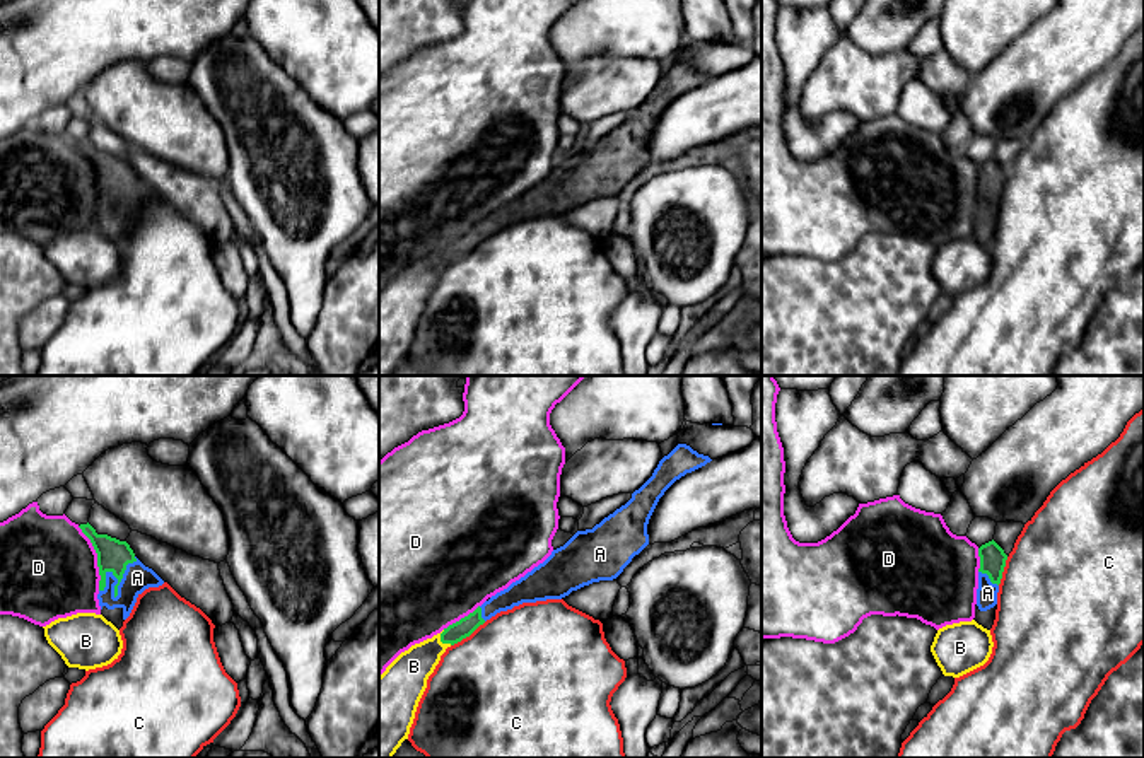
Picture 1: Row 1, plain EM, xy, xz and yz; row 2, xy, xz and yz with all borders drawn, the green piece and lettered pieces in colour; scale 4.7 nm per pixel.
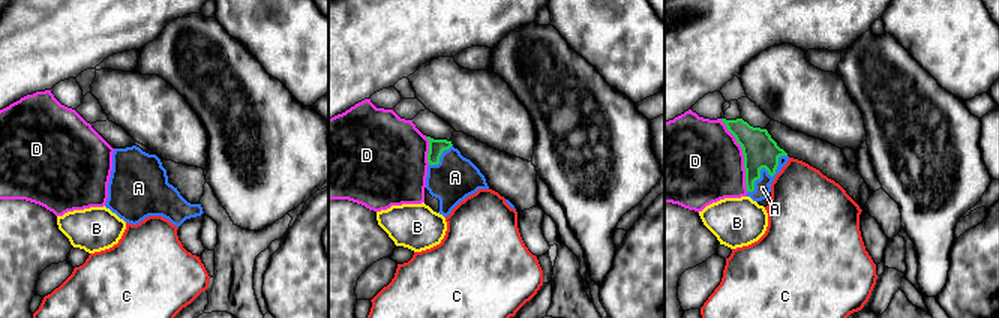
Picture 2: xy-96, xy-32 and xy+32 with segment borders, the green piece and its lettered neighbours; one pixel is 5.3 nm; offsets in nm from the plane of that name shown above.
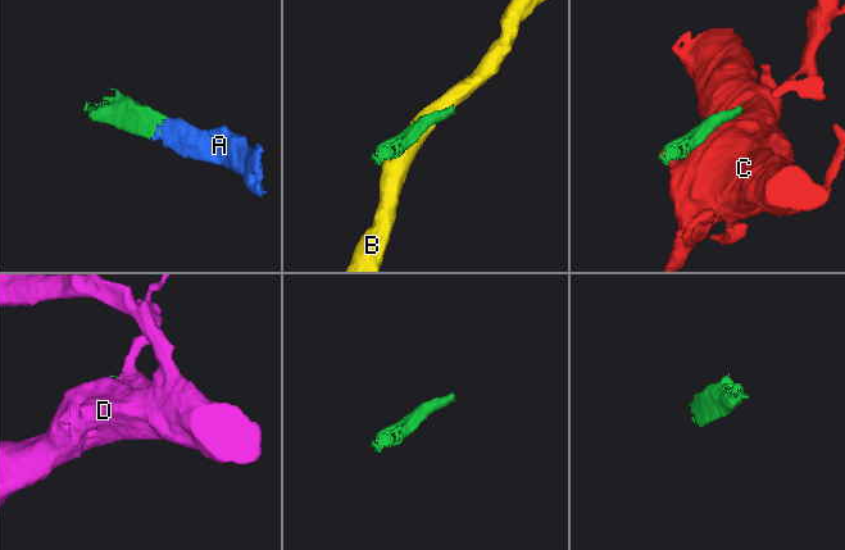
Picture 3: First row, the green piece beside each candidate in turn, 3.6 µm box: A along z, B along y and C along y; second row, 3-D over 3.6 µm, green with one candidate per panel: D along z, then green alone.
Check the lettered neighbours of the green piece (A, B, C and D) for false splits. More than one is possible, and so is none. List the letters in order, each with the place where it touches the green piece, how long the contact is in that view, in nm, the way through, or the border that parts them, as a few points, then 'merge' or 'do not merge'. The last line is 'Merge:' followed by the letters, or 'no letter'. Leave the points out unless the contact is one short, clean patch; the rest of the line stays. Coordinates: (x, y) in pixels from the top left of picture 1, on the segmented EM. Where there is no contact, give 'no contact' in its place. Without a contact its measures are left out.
A: contact xy (116, 577); length 240 nm; way xy (113, 555), (116, 560), (116, 577), (137, 577); merge
B: contact xz (441, 641); length 80 nm; do not merge
C: contact xz (468, 635); length 200 nm; do not merge
D: contact xy (98, 559); length 320 nm; do not merge
Merge: A

